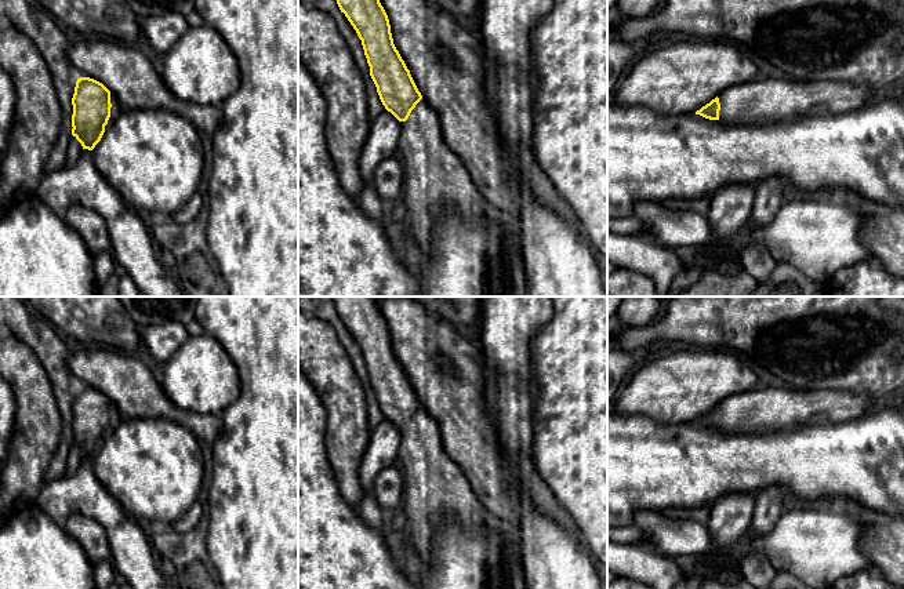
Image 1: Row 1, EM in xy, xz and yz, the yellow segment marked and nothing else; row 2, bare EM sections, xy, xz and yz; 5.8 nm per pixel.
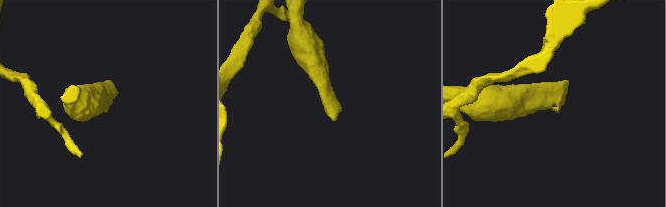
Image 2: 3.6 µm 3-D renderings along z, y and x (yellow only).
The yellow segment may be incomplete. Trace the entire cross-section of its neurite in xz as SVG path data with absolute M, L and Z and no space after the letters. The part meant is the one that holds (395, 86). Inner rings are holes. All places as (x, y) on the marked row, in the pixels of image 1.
M337 0L337 4L362 40L370 76L382 105L400 121L397 156L403 164L402 214L409 222L413 240L426 255L431 255L433 252L433 225L440 210L472 221L484 212L486 201L460 157L444 143L439 116L418 91L410 70L396 50L389 19L380 0Z

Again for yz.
M759 76L723 90L696 114L718 120L725 127L765 127L807 116L853 112L872 94L869 87L852 83Z

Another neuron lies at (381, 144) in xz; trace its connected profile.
M385 109L381 114L371 119L370 131L359 159L363 189L356 203L370 218L380 223L386 222L389 212L388 206L382 203L373 186L373 174L384 160L397 156L400 132L400 121Z

